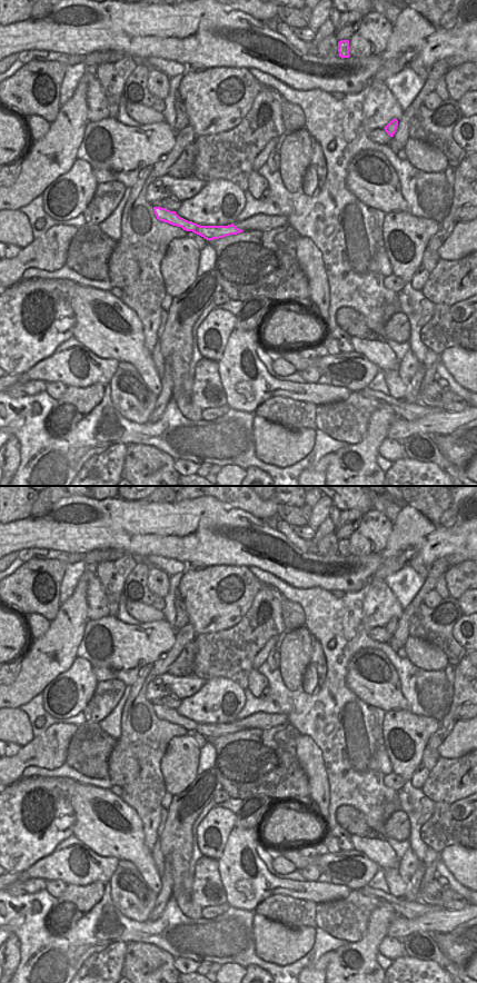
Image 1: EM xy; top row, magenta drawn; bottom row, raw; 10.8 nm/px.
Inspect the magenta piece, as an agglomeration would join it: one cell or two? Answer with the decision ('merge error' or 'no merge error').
merge error

